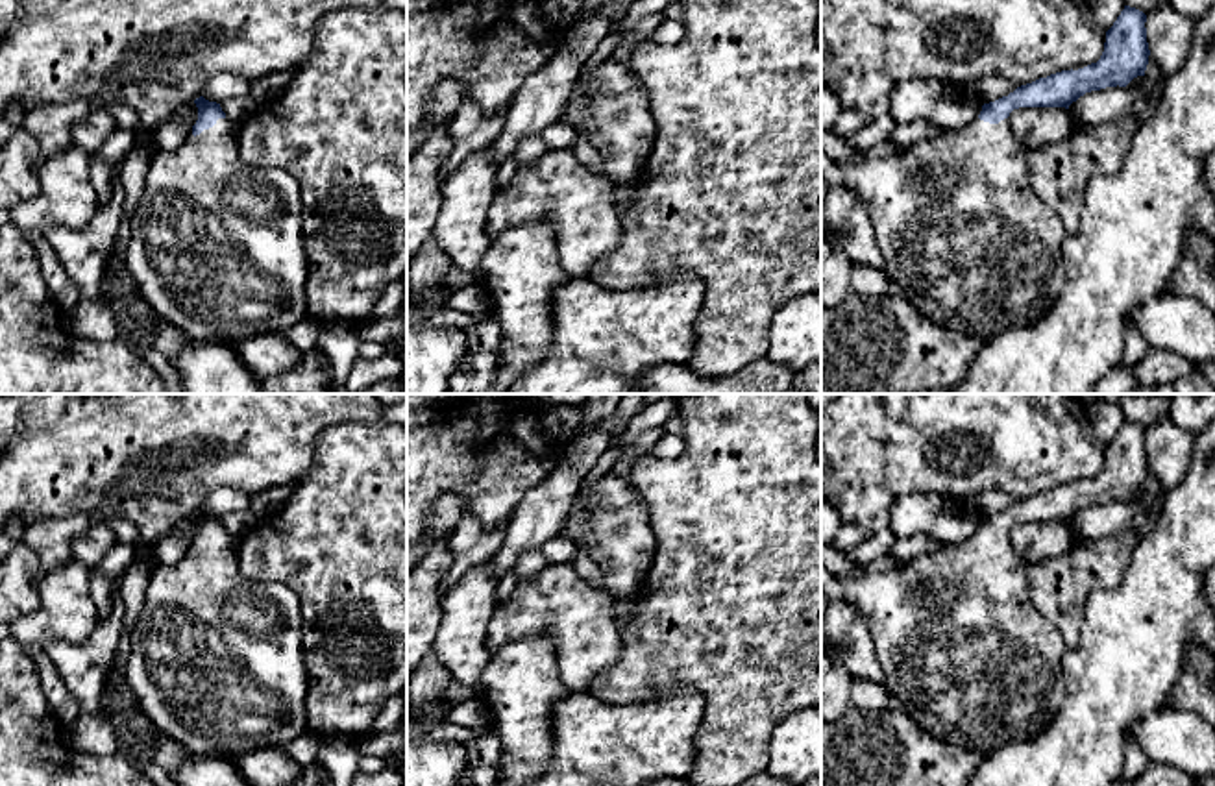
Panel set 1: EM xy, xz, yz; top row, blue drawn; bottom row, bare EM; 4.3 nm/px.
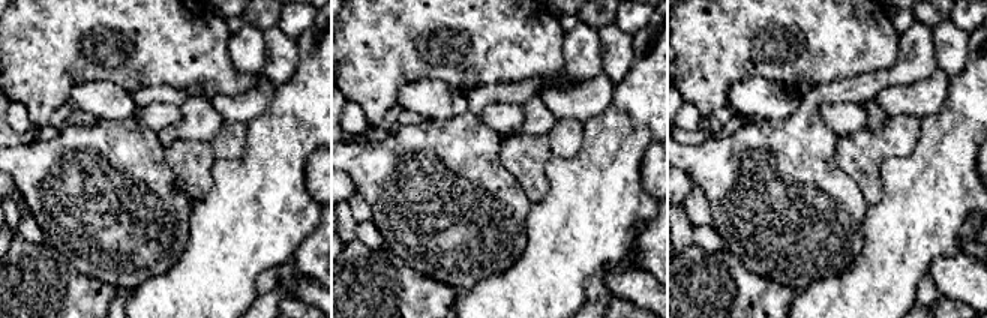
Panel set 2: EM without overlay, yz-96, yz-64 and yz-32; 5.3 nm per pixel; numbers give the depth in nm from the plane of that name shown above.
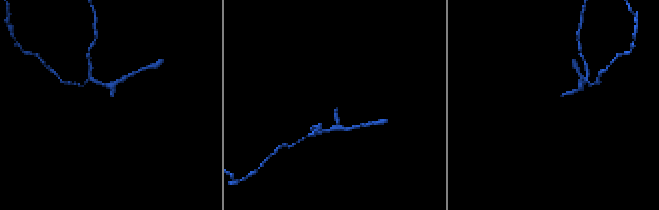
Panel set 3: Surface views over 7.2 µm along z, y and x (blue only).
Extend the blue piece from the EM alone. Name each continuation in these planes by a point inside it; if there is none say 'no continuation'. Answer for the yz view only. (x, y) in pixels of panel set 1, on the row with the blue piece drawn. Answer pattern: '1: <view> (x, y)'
1: yz (966, 241)

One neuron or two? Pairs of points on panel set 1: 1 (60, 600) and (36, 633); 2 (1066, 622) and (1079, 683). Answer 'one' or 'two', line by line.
1: one
2: two

